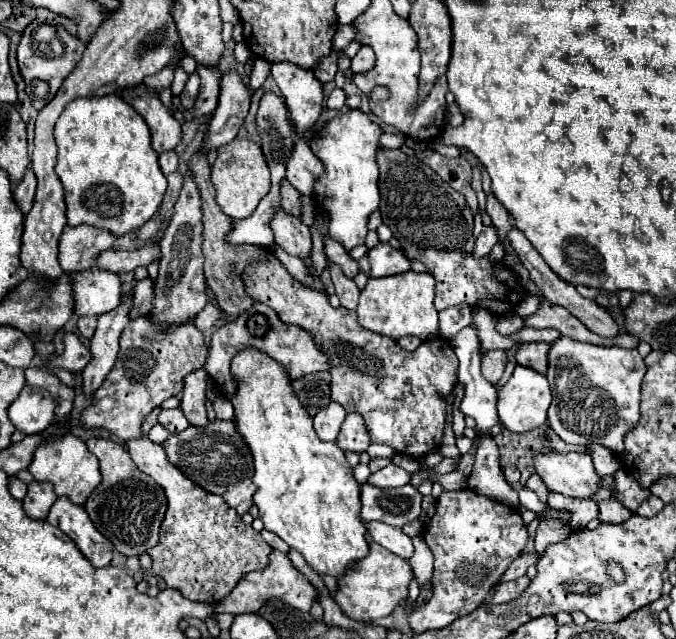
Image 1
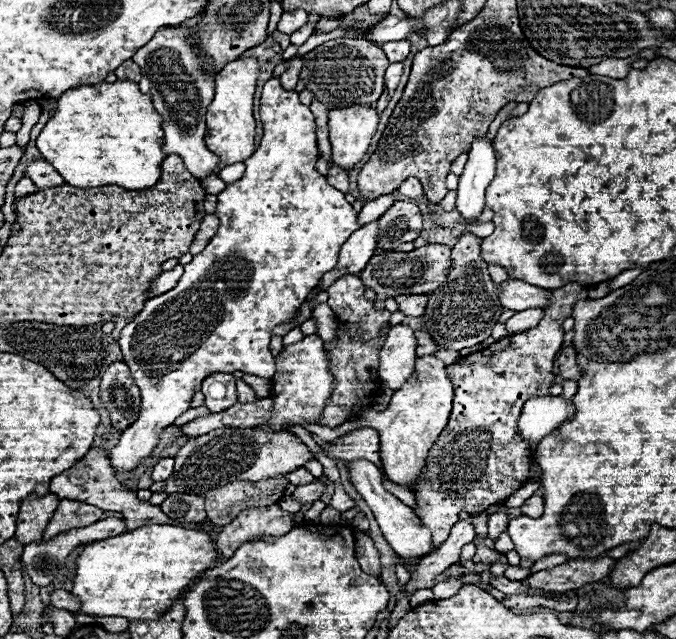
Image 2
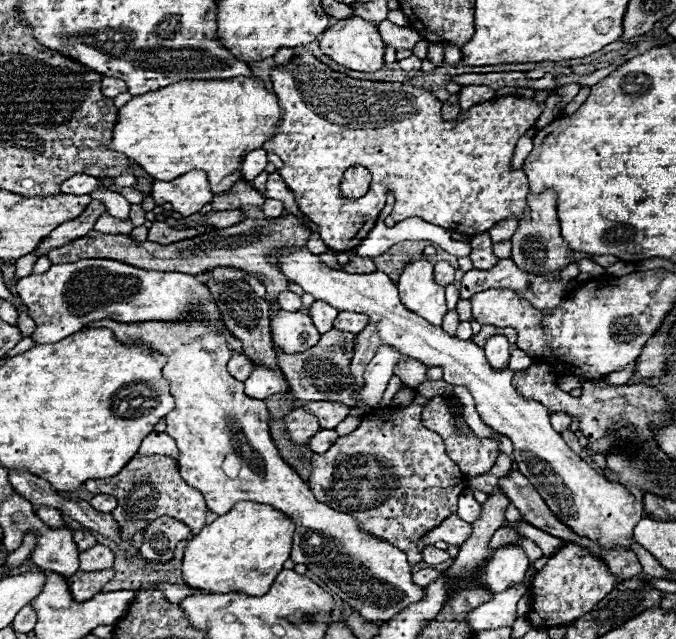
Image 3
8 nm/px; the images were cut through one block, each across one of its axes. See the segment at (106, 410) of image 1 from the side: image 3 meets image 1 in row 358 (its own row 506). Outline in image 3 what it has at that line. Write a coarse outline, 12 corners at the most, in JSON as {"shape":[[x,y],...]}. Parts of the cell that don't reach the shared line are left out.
{"shape":[[136,454],[116,476],[86,480],[118,496],[128,540],[158,516],[198,534],[206,504],[170,456]]}

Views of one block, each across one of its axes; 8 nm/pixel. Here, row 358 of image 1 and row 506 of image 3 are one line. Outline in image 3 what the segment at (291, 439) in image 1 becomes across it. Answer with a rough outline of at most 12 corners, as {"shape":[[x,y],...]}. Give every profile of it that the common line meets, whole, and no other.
{"shape":[[238,502],[188,542],[182,576],[218,594],[266,594],[294,522]]}

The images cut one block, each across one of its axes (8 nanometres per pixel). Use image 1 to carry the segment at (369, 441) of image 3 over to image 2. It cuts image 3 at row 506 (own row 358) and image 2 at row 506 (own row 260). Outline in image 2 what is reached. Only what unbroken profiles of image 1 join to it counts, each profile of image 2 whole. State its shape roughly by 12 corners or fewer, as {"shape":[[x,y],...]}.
{"shape":[[278,504],[246,508],[216,538],[222,560],[256,536],[280,536],[294,516]]}

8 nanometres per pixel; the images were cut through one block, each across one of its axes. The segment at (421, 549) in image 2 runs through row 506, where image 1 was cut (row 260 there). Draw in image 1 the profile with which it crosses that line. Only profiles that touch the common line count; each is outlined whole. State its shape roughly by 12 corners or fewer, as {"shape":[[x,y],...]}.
{"shape":[[380,242],[368,252],[370,276],[410,270],[402,250]]}

